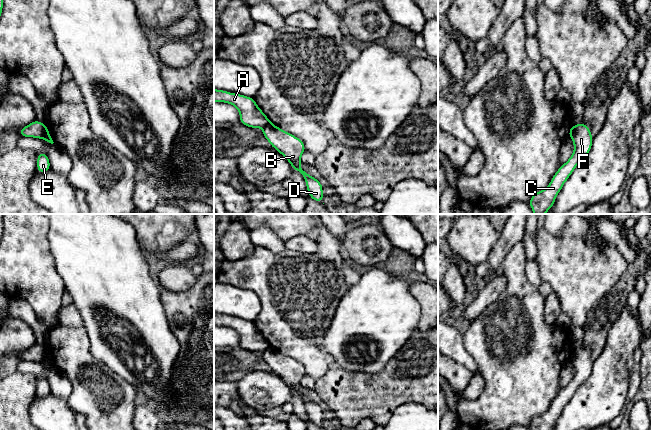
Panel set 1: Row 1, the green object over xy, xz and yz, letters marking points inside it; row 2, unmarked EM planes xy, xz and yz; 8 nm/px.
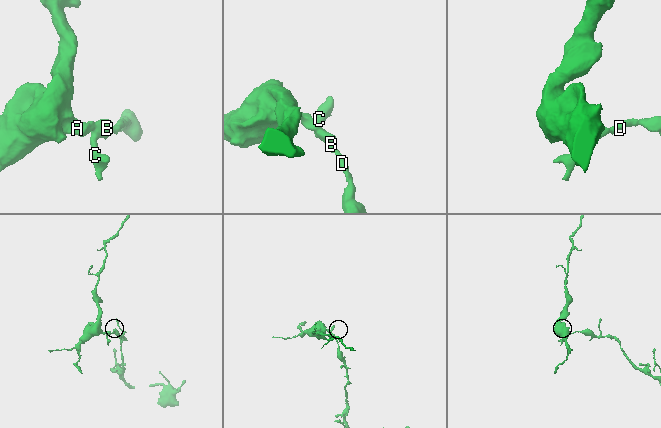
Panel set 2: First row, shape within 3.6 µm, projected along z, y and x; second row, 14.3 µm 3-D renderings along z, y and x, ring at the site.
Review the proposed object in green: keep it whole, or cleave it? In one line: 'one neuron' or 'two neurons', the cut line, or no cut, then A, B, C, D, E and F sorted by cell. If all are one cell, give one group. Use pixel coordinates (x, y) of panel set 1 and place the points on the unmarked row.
two neurons | xy (46, 351), (42, 362) | A / B C D E F

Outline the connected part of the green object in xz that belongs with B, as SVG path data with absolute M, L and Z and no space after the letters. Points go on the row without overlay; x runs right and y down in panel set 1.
M272 347L263 352L262 358L270 369L288 384L294 396L297 395L304 401L310 423L323 427L323 409L299 391L302 387L301 379L306 375L304 366Z

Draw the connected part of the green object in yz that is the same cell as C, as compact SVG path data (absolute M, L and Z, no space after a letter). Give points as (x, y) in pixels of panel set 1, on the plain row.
M582 346L574 349L571 361L573 369L575 370L571 381L559 391L547 412L535 416L531 420L528 426L530 430L553 430L564 407L570 401L578 387L591 375L593 360L586 348Z

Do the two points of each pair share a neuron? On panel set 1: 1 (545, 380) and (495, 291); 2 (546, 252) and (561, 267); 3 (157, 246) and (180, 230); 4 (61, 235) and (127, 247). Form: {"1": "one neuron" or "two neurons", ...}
{"1": "two neurons", "2": "one neuron", "3": "one neuron", "4": "one neuron"}

